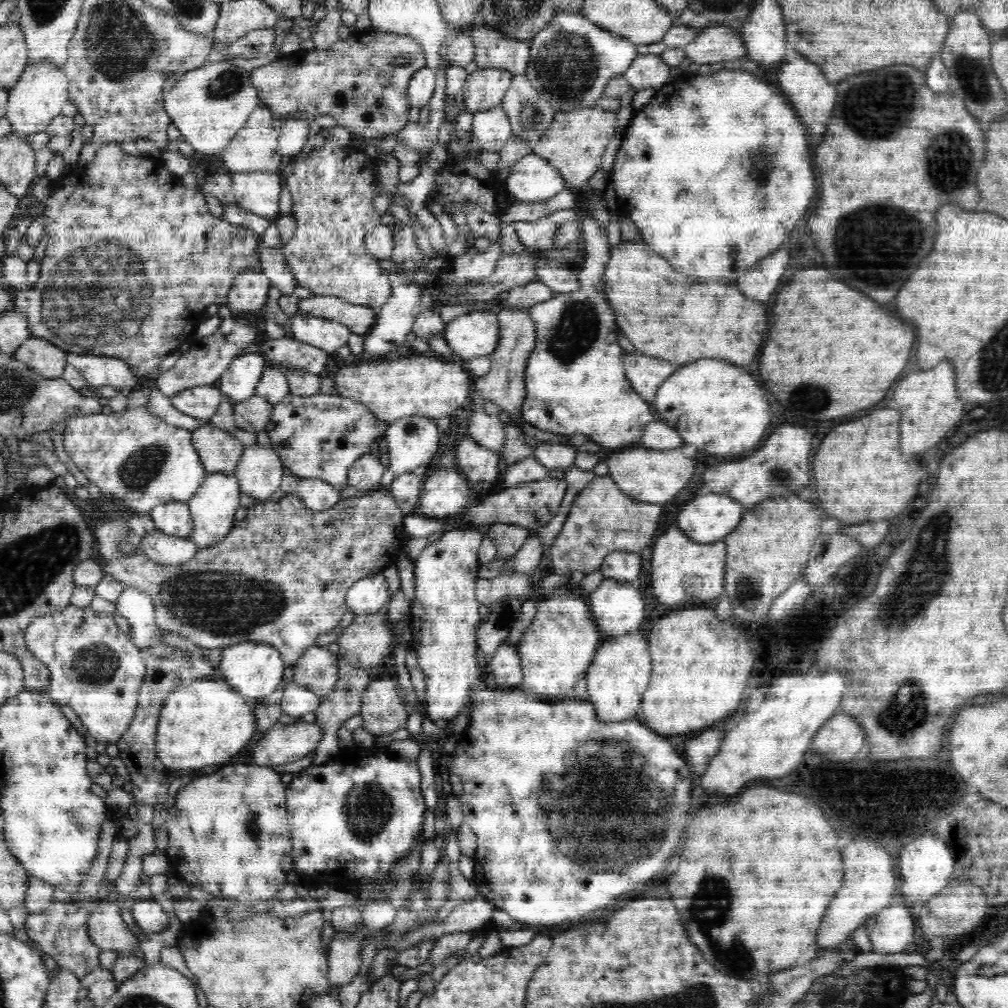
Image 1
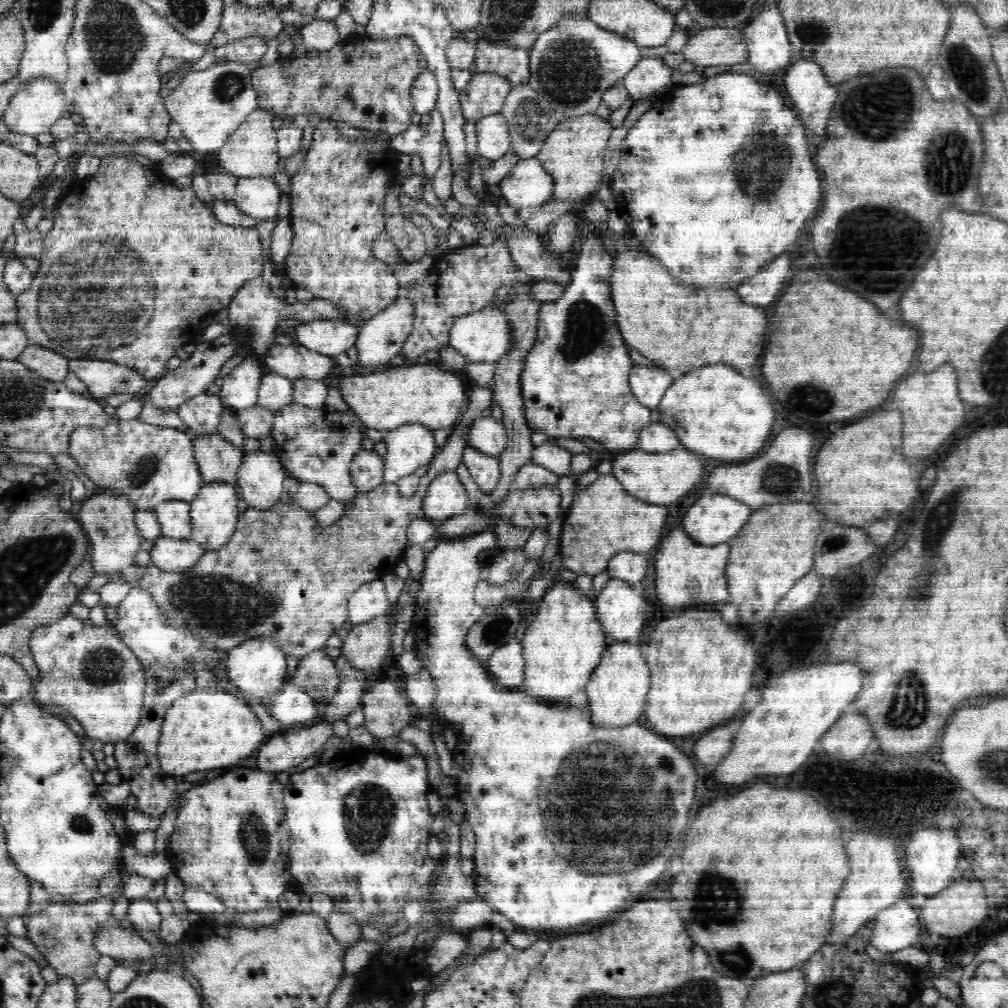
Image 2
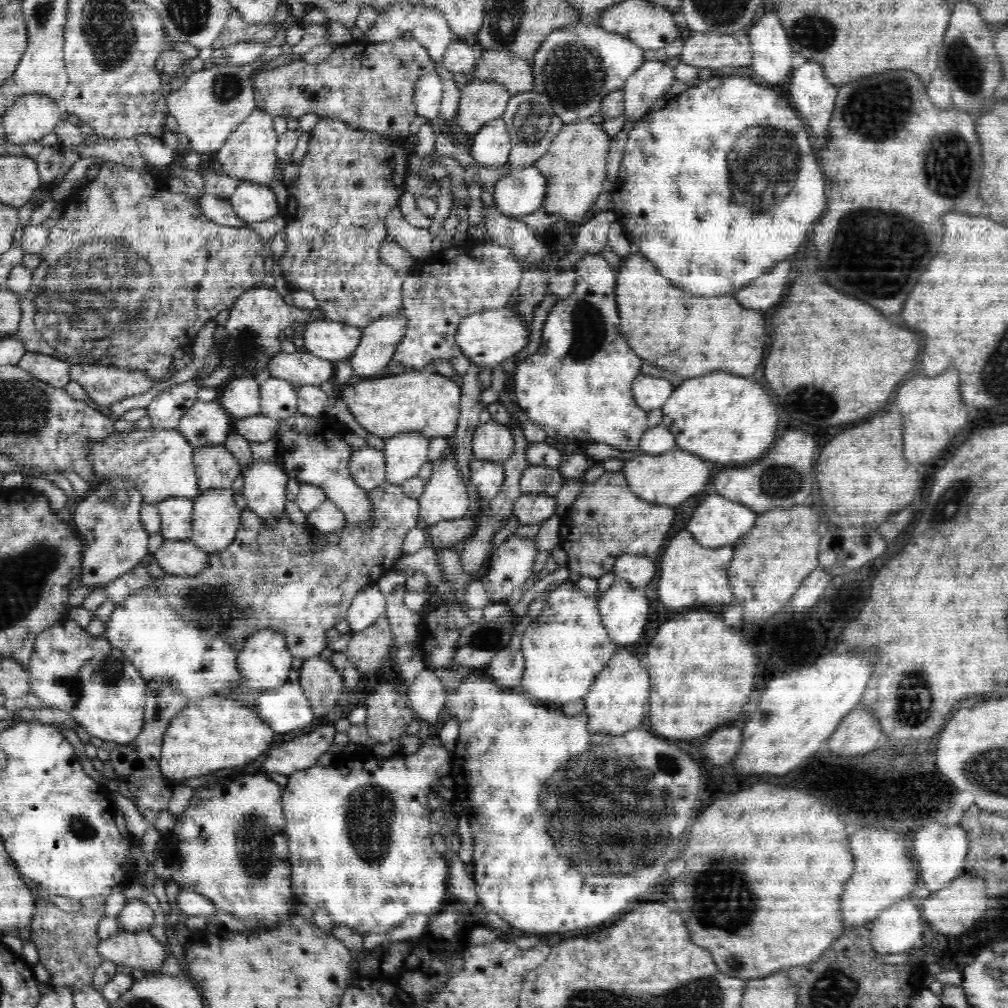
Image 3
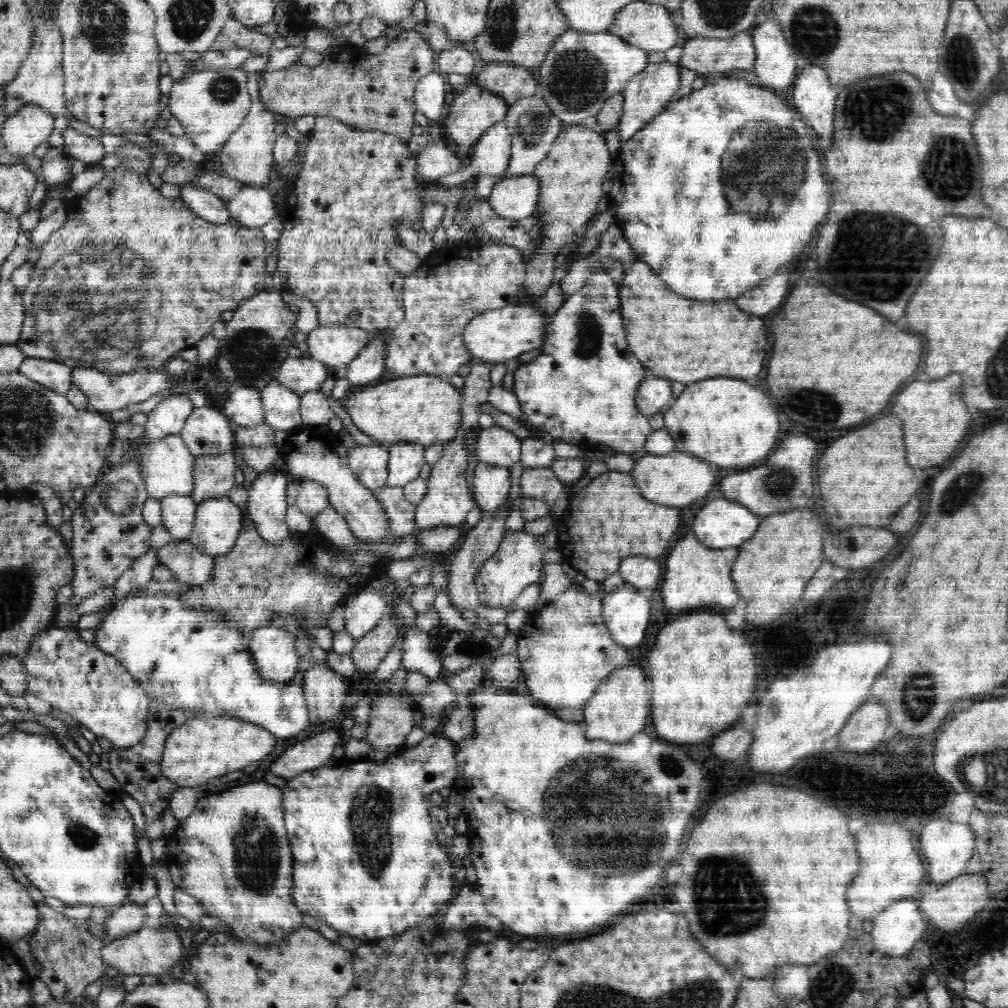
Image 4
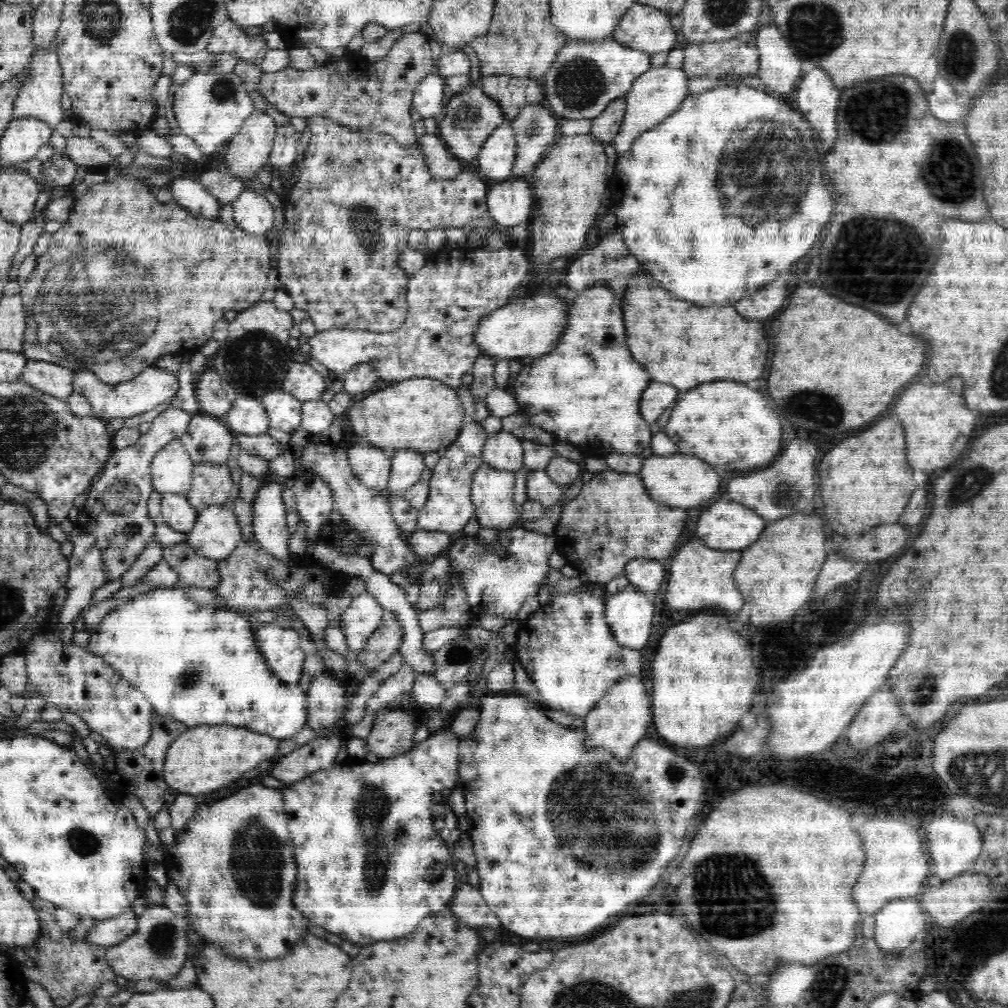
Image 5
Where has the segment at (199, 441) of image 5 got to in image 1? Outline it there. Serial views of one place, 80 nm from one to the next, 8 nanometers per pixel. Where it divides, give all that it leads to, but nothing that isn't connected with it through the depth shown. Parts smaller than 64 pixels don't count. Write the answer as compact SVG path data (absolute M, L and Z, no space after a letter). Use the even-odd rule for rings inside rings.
M206 384L206 386L196 386L196 388L179 393L172 398L172 405L180 413L200 421L200 426L206 427L218 411L222 400L223 395L220 389L214 387L214 384Z

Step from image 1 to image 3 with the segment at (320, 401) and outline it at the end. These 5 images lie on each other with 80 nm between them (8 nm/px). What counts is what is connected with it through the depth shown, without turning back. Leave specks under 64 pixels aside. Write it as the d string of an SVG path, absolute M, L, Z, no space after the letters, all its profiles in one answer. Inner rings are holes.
M297 412L289 416L289 420L279 424L279 430L275 440L278 442L278 461L287 476L302 483L315 484L324 489L327 499L336 503L336 506L344 513L345 520L352 527L364 527L370 520L372 501L368 499L368 492L360 488L352 478L349 463L355 448L346 445L342 436L332 436L332 444L326 440L326 434L322 432L320 420L314 420L318 416L304 416Z

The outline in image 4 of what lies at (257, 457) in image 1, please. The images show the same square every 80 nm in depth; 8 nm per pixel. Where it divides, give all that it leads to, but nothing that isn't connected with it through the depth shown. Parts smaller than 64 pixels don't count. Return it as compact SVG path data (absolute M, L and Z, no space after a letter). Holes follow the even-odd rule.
M273 467L248 486L248 515L260 538L272 545L280 545L292 535L286 523L287 488L286 476Z

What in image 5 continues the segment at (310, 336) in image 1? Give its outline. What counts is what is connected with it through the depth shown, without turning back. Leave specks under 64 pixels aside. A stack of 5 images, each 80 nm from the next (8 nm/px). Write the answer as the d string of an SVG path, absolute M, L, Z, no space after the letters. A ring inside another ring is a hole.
M484 246L478 249L449 248L427 255L426 264L416 274L409 275L407 303L408 314L404 324L394 331L377 333L348 328L332 328L316 332L310 337L310 358L324 364L334 378L346 376L346 372L358 364L371 364L379 378L384 382L402 382L402 380L430 377L441 380L455 391L460 388L472 372L475 360L480 355L480 347L474 341L476 326L484 316L510 302L513 292L530 277L530 259L518 246L506 246L498 250L488 250Z

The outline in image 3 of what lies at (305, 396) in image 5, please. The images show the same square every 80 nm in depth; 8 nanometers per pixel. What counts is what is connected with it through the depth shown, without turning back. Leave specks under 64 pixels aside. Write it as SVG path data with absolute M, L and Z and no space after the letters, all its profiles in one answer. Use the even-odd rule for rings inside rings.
M304 349L295 353L283 351L268 362L268 370L272 377L287 380L294 388L302 386L319 386L325 380L330 380L335 374L333 361L318 358Z

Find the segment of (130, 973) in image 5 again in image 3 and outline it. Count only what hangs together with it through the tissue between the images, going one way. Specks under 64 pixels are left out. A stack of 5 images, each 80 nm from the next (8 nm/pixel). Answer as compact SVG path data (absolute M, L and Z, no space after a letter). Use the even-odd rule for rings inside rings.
M122 931L116 936L101 941L98 953L116 965L158 973L171 948L156 940L148 931Z

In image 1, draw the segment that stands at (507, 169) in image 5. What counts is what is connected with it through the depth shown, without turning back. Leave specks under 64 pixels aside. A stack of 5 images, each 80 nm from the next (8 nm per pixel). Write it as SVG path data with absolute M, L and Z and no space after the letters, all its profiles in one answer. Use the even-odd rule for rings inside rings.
M500 104L486 112L476 112L471 126L480 150L486 152L499 153L513 134L508 117Z

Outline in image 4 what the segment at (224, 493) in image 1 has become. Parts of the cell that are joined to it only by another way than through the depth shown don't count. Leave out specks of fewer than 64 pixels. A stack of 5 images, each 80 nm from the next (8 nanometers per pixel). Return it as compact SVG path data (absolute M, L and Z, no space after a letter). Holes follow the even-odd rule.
M228 496L206 498L197 505L194 527L186 541L213 557L228 554L243 530L242 520L241 510Z

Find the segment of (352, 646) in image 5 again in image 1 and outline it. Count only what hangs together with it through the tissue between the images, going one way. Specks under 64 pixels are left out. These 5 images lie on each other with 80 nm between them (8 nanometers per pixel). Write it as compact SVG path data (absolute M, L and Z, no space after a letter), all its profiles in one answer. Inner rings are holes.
M380 572L356 580L347 592L347 608L353 616L384 612L389 600L386 579Z

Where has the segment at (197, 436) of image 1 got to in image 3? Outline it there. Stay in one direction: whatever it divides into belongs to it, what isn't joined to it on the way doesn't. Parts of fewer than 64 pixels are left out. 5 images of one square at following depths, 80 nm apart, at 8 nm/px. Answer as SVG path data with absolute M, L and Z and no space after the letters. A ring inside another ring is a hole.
M225 446L196 448L193 456L200 493L210 488L239 487L241 466Z

